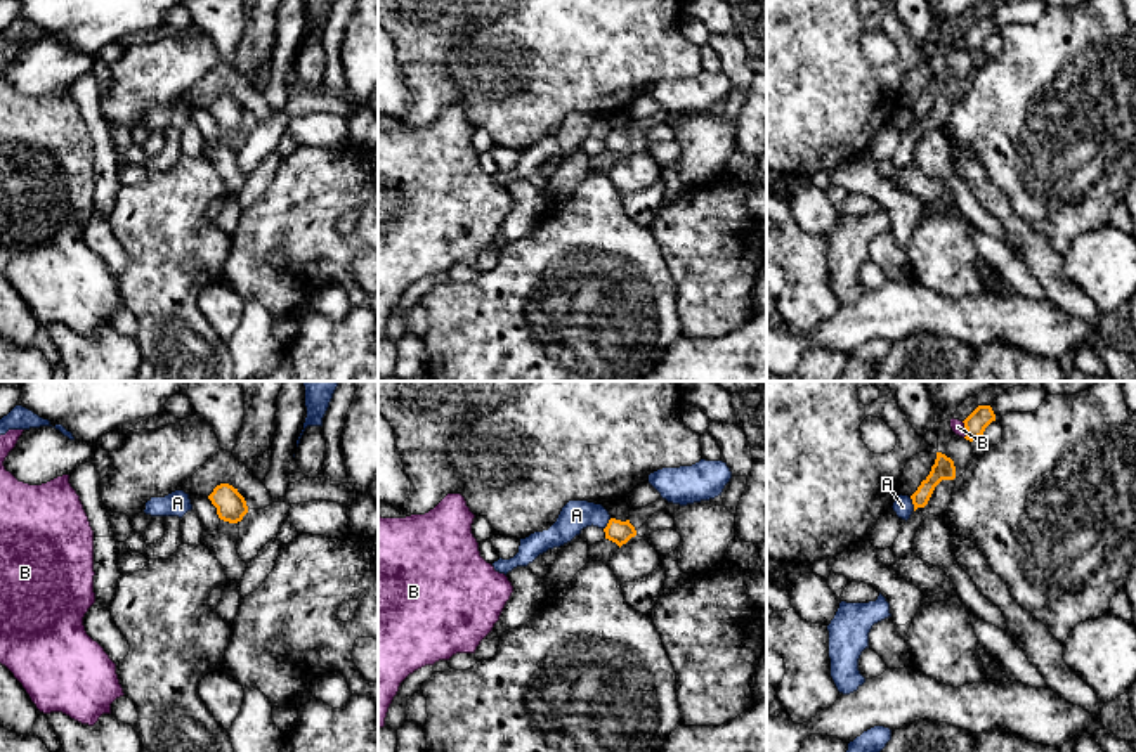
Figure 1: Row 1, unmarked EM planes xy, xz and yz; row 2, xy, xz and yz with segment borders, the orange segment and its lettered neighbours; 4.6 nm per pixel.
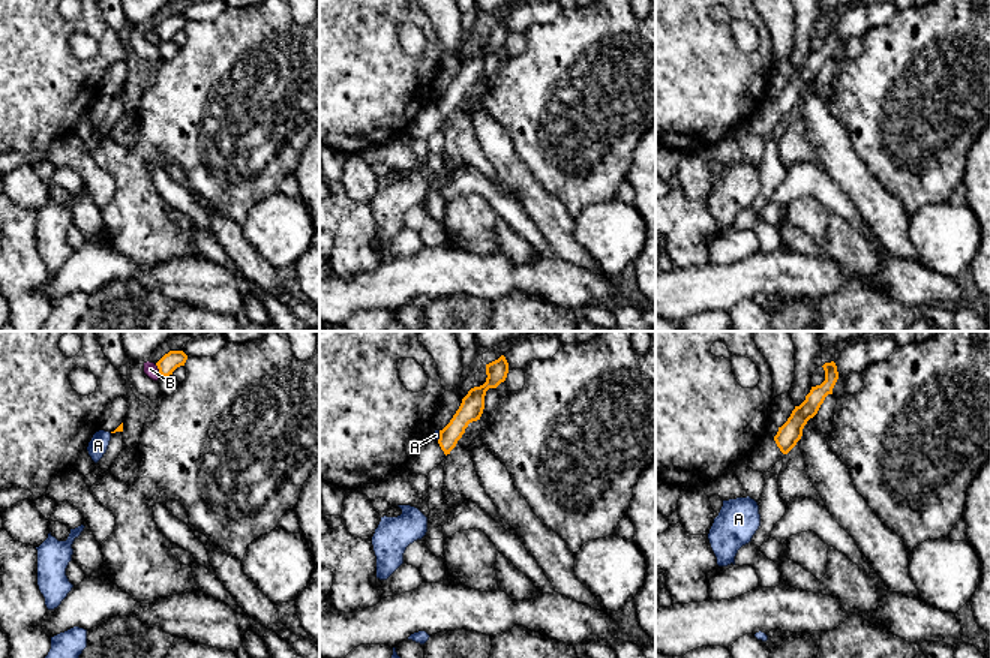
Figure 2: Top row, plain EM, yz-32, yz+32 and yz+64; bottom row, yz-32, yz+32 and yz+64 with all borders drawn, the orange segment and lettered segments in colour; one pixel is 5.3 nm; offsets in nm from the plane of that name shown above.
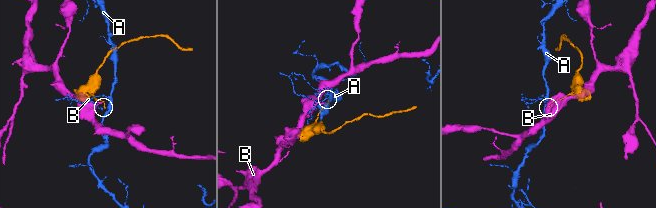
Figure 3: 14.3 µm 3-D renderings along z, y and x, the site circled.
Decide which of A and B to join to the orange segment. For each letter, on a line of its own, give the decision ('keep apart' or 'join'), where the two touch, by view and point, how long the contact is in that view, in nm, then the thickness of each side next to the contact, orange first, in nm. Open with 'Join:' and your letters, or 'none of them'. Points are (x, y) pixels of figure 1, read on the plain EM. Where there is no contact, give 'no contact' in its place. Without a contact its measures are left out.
Join: none of them
A: keep apart | yz (913, 115) | 70 nm | 100/90 nm
B: keep apart | yz (966, 42) | 80 nm | 100/60 nm

